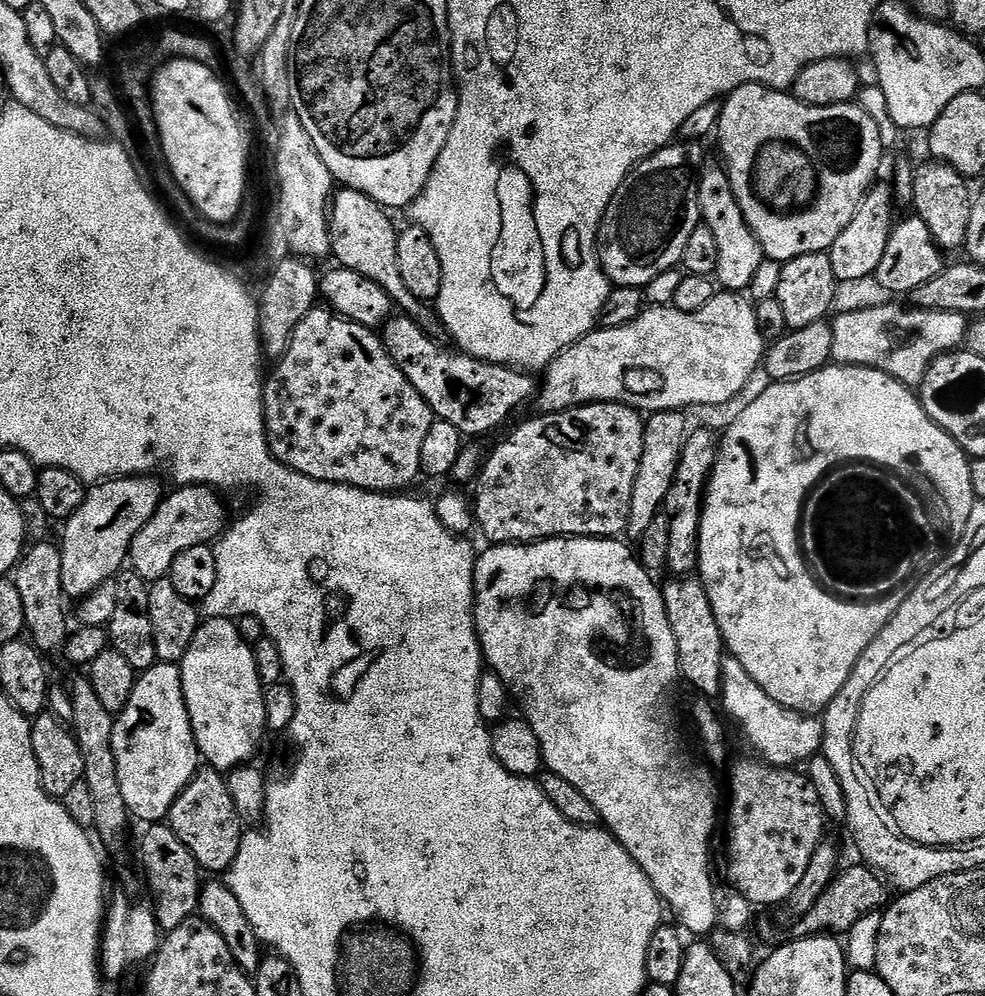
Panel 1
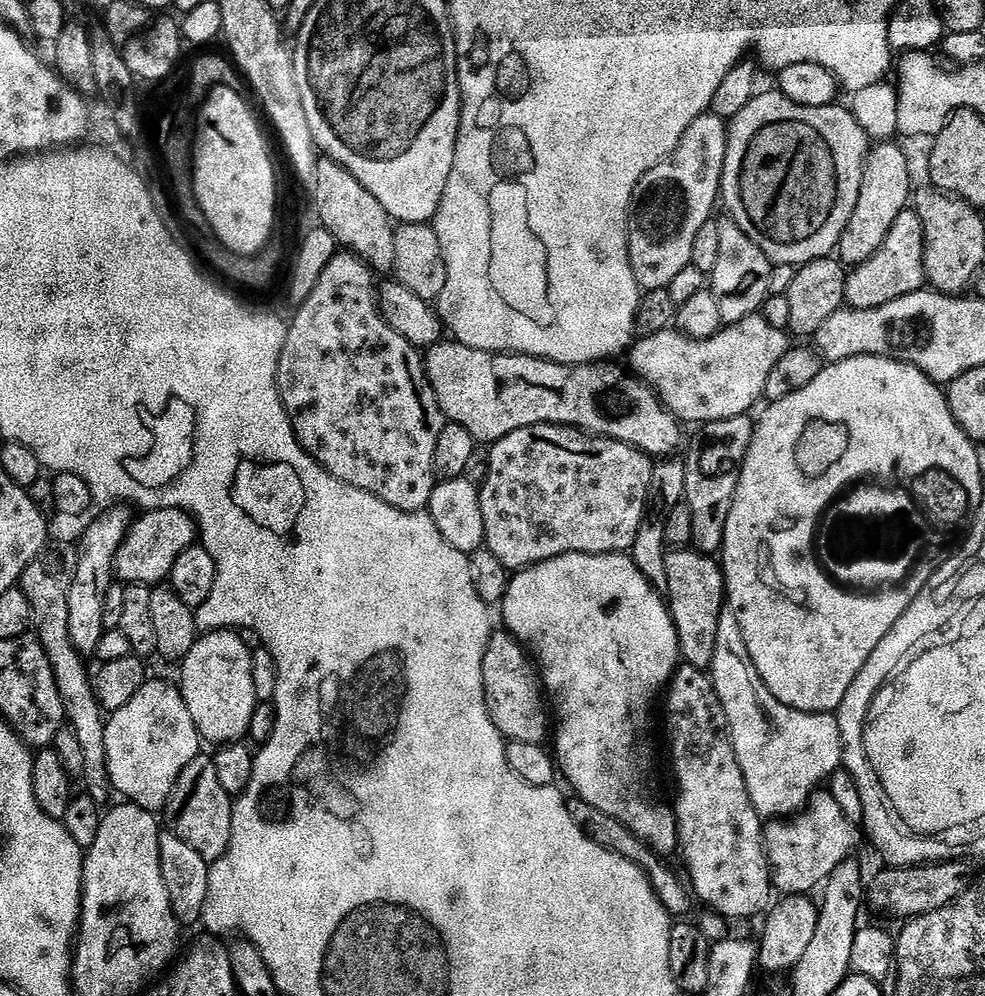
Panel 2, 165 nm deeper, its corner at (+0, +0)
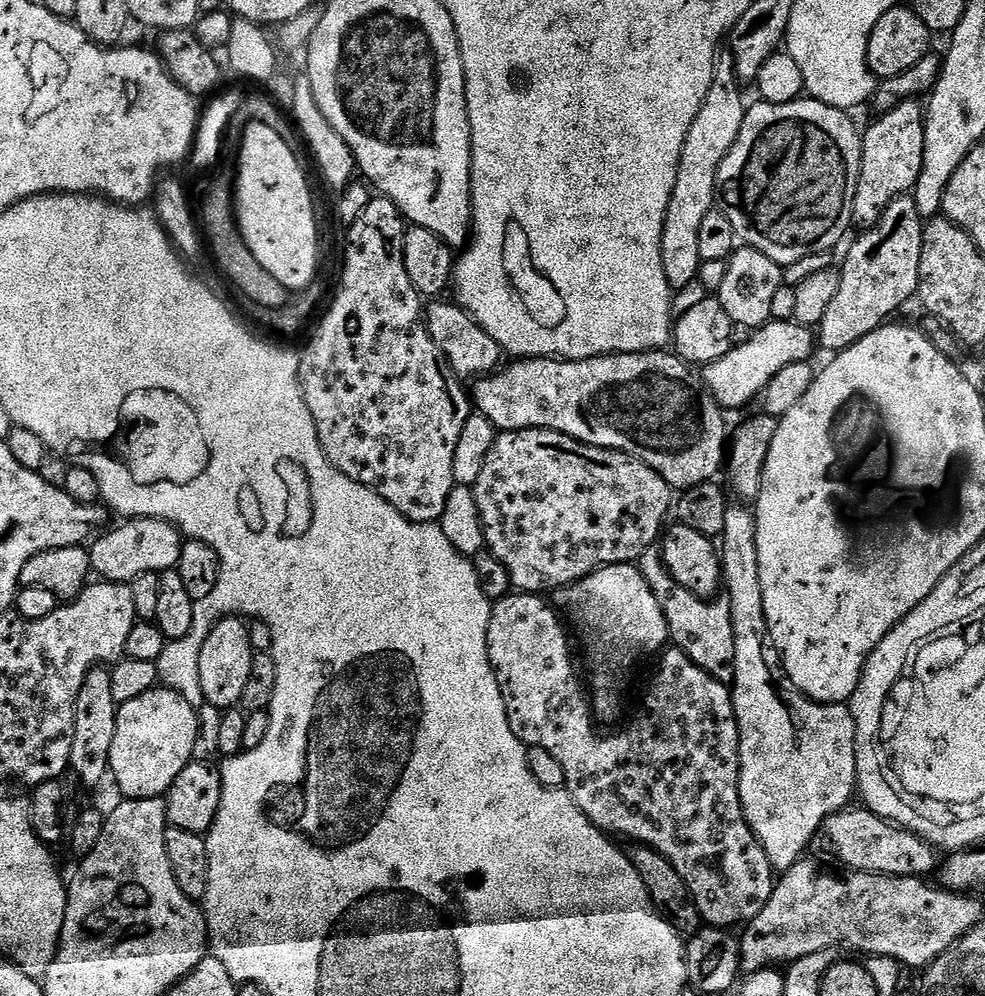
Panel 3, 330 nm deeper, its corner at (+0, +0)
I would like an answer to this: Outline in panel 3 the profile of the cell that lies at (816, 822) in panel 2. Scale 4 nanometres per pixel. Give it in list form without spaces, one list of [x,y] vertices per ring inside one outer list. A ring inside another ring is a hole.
[[[863,806],[857,808],[857,812],[845,810],[836,812],[824,819],[822,826],[812,839],[810,845],[811,855],[821,856],[824,860],[837,860],[838,863],[845,864],[845,869],[854,872],[873,872],[876,876],[918,876],[928,878],[931,877],[931,872],[933,875],[937,871],[938,852],[927,840],[909,832],[907,828],[898,828],[895,824],[888,823],[881,816],[875,816]]]

